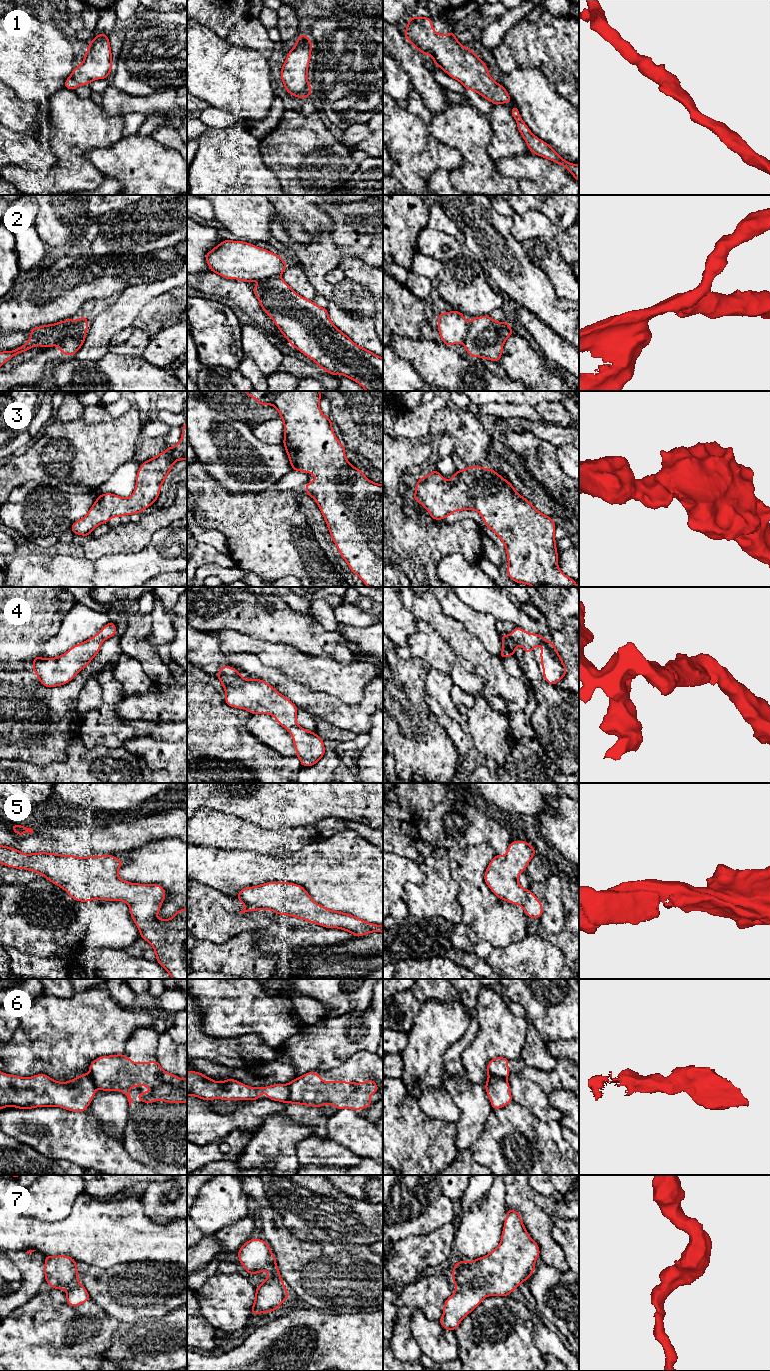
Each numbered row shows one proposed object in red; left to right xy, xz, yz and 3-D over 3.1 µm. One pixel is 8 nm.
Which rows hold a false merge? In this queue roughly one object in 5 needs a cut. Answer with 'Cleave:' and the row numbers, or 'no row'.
Cleave: 2, 6

